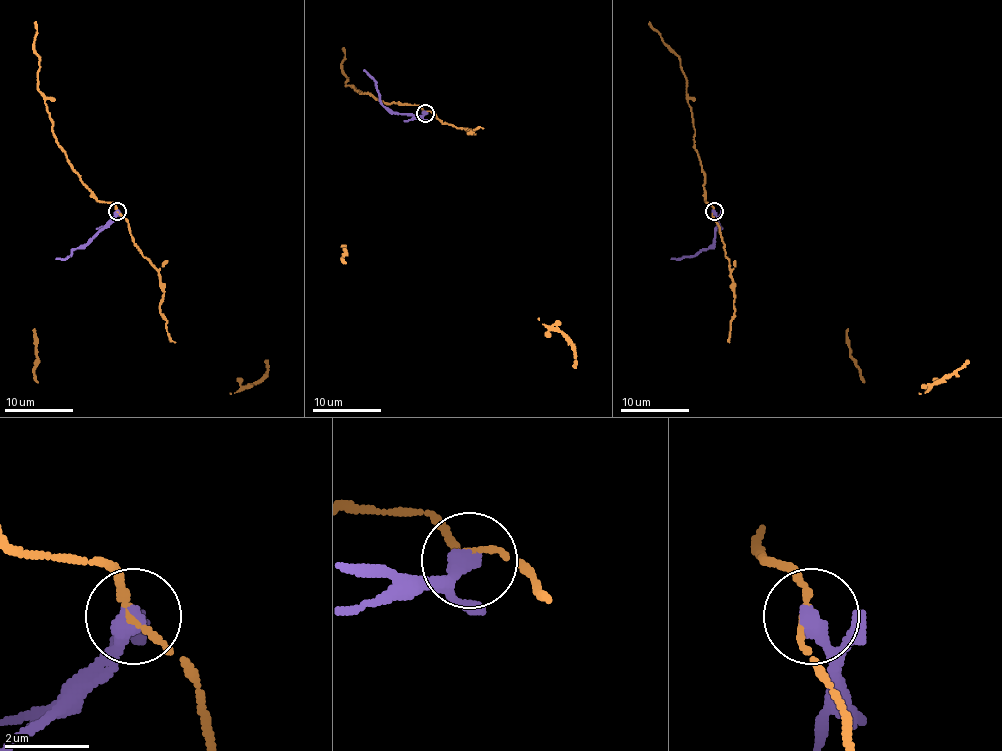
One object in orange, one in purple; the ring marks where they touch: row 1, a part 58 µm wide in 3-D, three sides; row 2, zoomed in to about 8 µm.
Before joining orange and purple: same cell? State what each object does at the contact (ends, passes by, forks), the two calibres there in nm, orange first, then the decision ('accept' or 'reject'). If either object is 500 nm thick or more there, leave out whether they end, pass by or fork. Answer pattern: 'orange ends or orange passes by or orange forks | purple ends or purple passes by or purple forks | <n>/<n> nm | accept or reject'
orange ends | purple ends | 240/440 nm | reject

